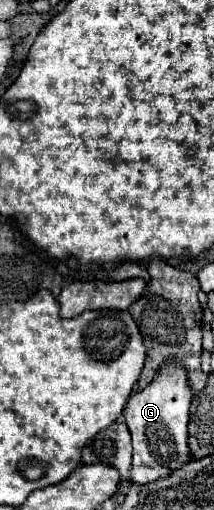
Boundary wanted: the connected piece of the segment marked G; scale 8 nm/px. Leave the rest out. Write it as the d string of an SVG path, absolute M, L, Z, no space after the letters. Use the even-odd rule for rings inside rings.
M167 361L157 377L141 391L131 393L125 405L125 421L133 437L133 483L151 483L161 479L185 463L189 463L189 407L191 407L191 391L187 387L187 373L181 363Z

